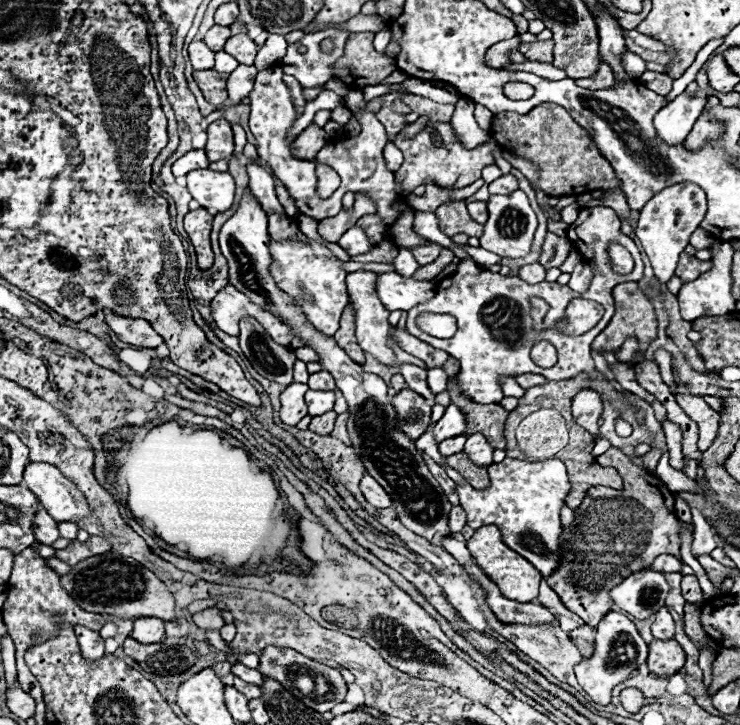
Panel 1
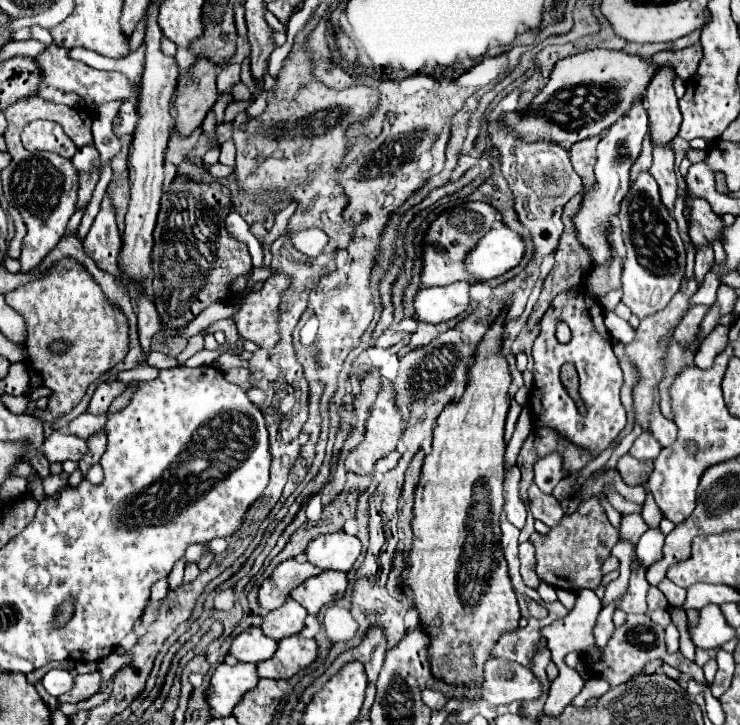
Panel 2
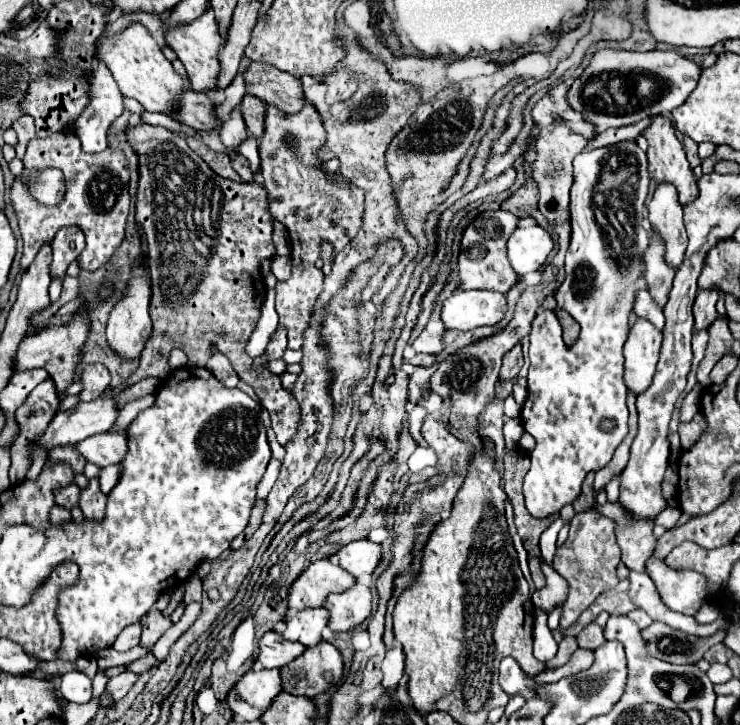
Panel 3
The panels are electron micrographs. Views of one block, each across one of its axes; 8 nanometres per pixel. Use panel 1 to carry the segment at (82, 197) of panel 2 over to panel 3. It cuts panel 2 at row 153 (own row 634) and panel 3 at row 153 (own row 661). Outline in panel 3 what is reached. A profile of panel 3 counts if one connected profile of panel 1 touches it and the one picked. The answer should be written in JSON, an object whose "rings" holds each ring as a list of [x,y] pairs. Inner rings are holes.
{"rings":[[[100,62],[92,72],[92,90],[90,106],[76,120],[76,136],[82,142],[82,150],[88,154],[98,154],[106,144],[108,126],[124,112],[122,92],[118,90],[110,70]]]}

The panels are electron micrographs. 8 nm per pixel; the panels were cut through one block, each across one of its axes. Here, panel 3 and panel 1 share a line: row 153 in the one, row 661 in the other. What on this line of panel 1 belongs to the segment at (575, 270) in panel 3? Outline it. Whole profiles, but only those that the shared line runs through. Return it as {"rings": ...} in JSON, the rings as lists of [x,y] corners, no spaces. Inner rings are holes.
{"rings":[[[608,612],[602,622],[598,624],[598,634],[596,634],[596,646],[594,646],[594,656],[588,660],[582,660],[574,670],[578,676],[580,686],[590,694],[592,702],[596,704],[610,704],[610,694],[616,684],[626,680],[630,672],[634,672],[640,664],[646,662],[648,658],[648,644],[642,640],[642,636],[636,630],[636,624],[626,618],[620,612]]]}

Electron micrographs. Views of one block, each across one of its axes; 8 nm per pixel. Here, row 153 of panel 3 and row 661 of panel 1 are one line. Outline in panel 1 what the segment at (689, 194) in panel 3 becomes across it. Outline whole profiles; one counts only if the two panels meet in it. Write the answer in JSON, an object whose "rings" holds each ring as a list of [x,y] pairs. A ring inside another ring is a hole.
{"rings":[[[652,640],[648,648],[650,648],[648,654],[650,672],[672,676],[684,666],[686,654],[676,640]]]}

